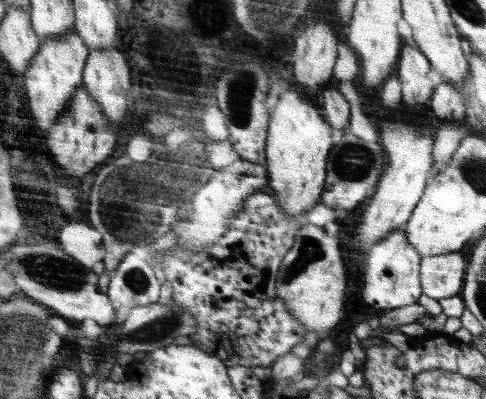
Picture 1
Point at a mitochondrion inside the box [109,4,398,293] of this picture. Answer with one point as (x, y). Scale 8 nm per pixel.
(357, 161)

